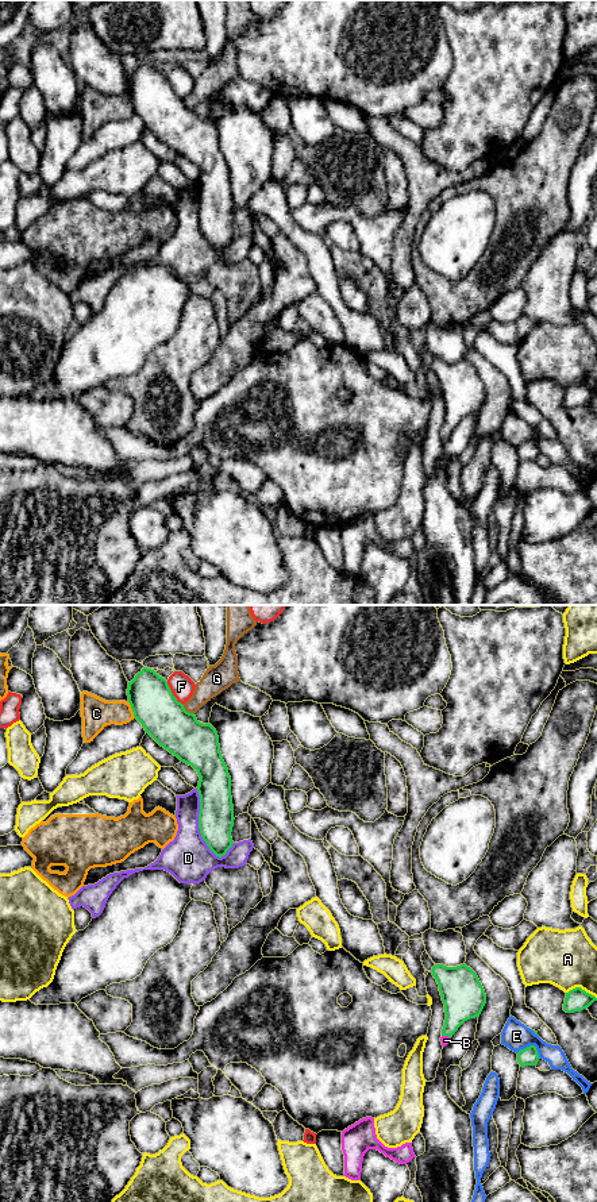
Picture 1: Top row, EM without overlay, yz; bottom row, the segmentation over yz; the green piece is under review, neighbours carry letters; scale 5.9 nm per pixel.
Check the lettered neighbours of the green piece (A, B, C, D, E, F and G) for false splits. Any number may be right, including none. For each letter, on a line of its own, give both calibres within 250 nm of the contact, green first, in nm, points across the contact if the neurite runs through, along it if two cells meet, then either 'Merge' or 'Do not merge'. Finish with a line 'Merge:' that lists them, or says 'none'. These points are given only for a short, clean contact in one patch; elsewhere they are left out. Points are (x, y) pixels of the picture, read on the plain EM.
A: Thickness 140 nm (green) against 340 nm. Do not merge
B: Thickness 260 nm (green) against 50 nm. Path across: yz (463, 392), (446, 430), (445, 435). Merge
C: Thickness 260 nm (green) against 180 nm. Do not merge
D: Thickness 200 nm (green) against 280 nm. Do not merge
E: Thickness 110 nm (green) against 170 nm. Do not merge
F: Thickness 260 nm (green) against 140 nm. Do not merge
G: Thickness 260 nm (green) against 150 nm. Boundary: yz (181, 99), (193, 108). Do not merge
Merge: B

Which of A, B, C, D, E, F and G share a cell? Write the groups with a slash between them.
A / B / C / D / E / F / G

